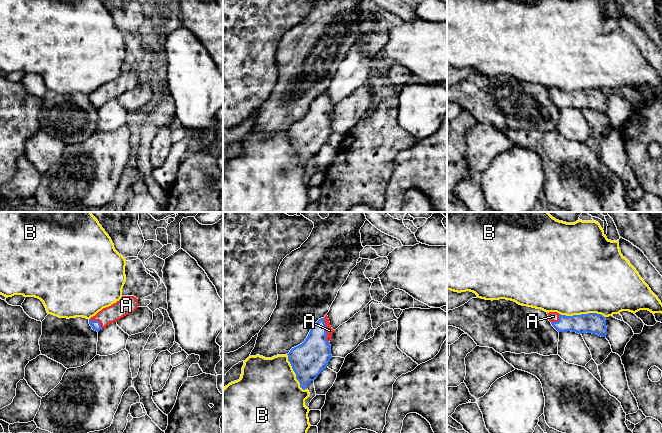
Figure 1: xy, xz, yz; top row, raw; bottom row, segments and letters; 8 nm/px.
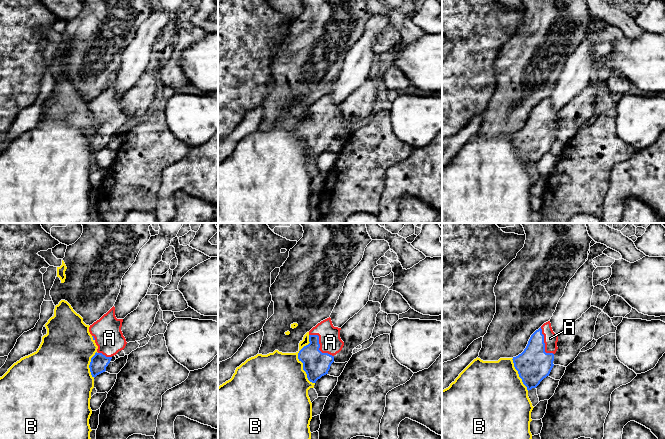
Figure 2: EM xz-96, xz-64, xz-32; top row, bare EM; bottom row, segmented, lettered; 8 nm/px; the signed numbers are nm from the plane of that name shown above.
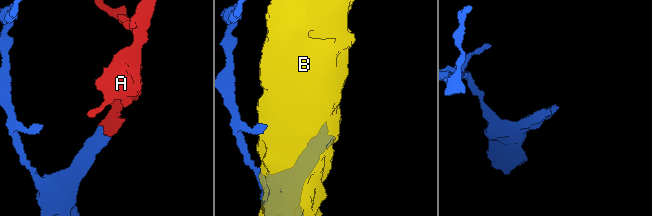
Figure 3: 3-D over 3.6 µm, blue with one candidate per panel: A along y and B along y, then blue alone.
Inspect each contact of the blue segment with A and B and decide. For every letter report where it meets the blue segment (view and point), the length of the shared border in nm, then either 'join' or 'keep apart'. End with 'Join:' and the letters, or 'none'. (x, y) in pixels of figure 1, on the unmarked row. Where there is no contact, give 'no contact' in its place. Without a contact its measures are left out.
A: meets blue in xz at (325, 106); contact 200 nm long; join
B: meets blue in yz at (582, 90); contact 360 nm long; keep apart
Join: A

